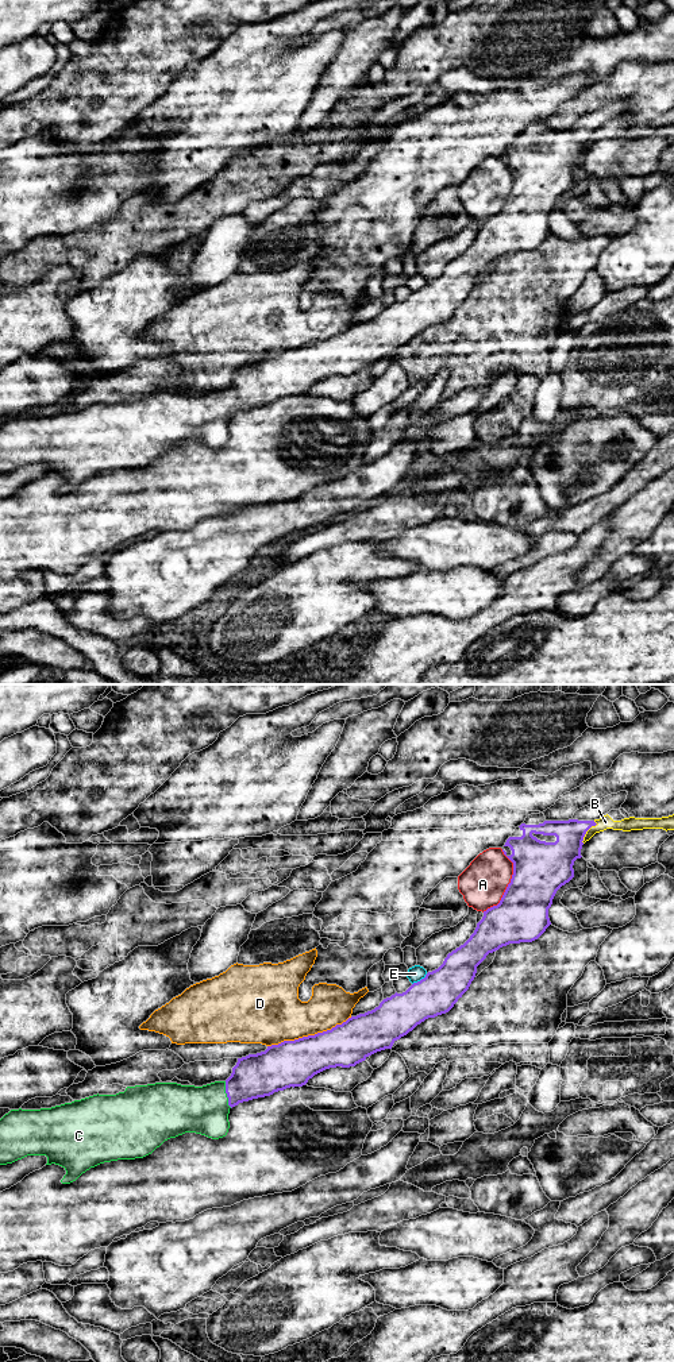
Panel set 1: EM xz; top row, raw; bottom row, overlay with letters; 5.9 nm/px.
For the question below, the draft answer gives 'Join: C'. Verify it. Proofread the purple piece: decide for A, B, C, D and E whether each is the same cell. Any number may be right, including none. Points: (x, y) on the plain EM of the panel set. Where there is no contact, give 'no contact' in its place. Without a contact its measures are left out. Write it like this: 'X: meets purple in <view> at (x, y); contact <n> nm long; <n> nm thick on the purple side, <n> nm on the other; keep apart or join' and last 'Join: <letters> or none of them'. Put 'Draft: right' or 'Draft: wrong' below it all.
A: meets purple in xz at (508, 193); contact 400 nm long; 320 nm thick on the purple side, 280 nm on the other; keep apart
B: meets purple in xz at (586, 139); contact 150 nm long; 200 nm thick on the purple side, 80 nm on the other; keep apart
C: meets purple in xz at (227, 404); contact 170 nm long; 260 nm thick on the purple side, 280 nm on the other; join
D: meets purple in xz at (309, 344); contact 550 nm long; 280 nm thick on the purple side, 340 nm on the other; keep apart
E: meets purple in xz at (420, 289); contact 120 nm long; 240 nm thick on the purple side, 90 nm on the other; keep apart
Join: C
Draft: right

